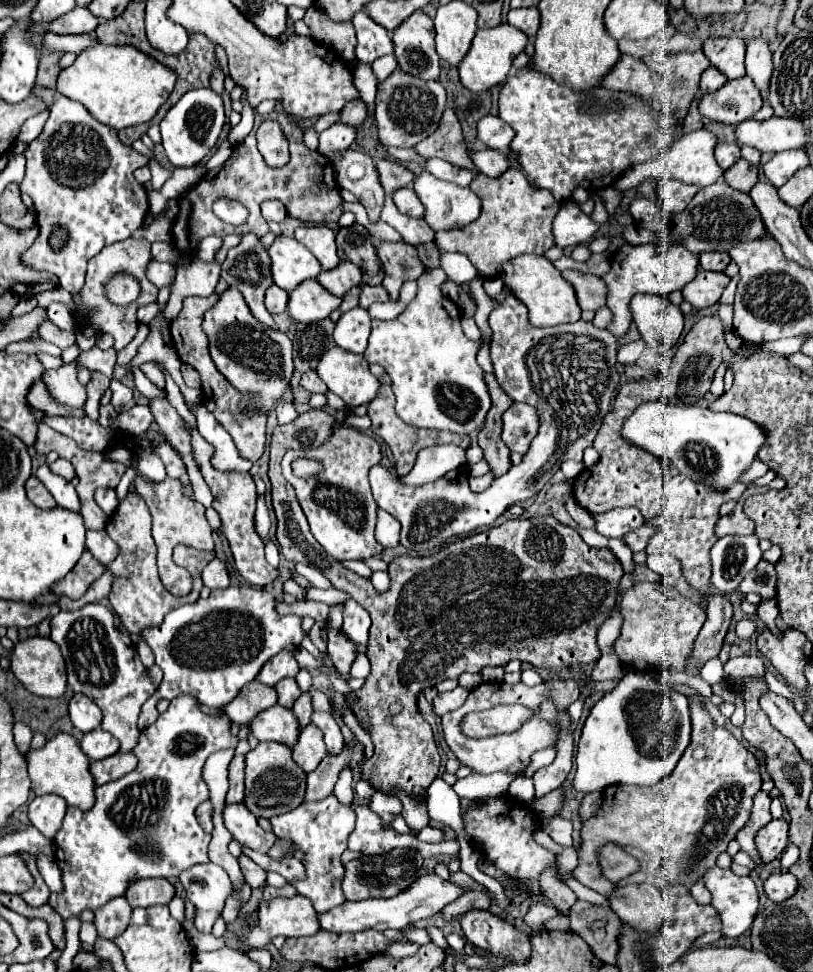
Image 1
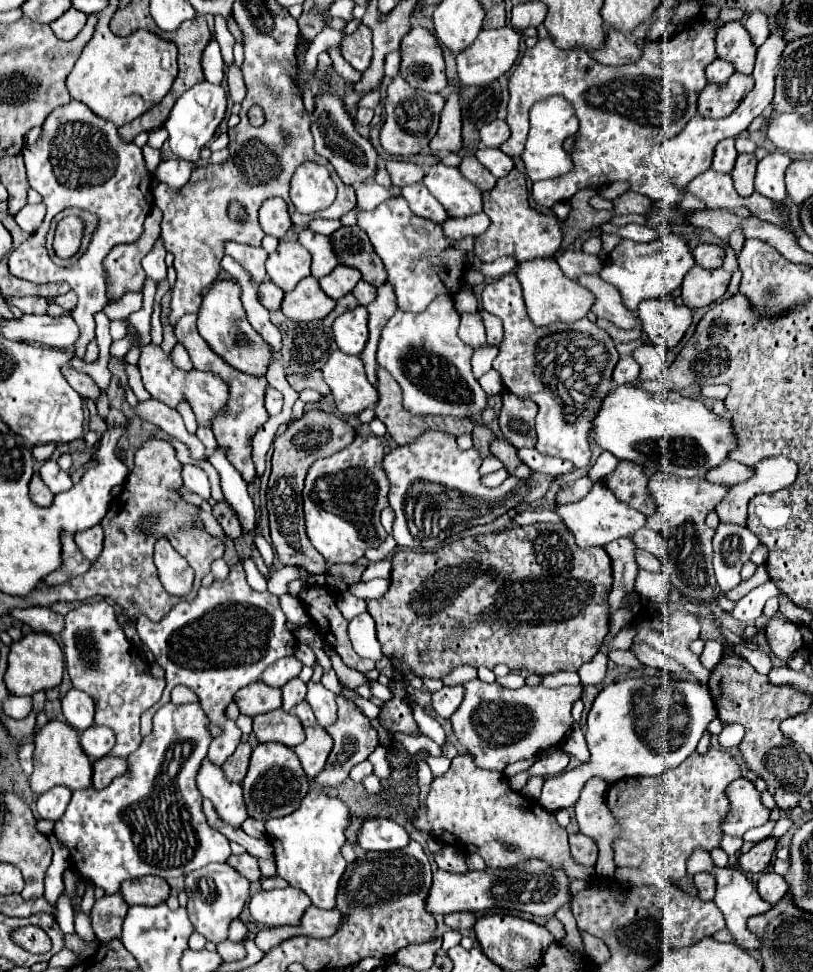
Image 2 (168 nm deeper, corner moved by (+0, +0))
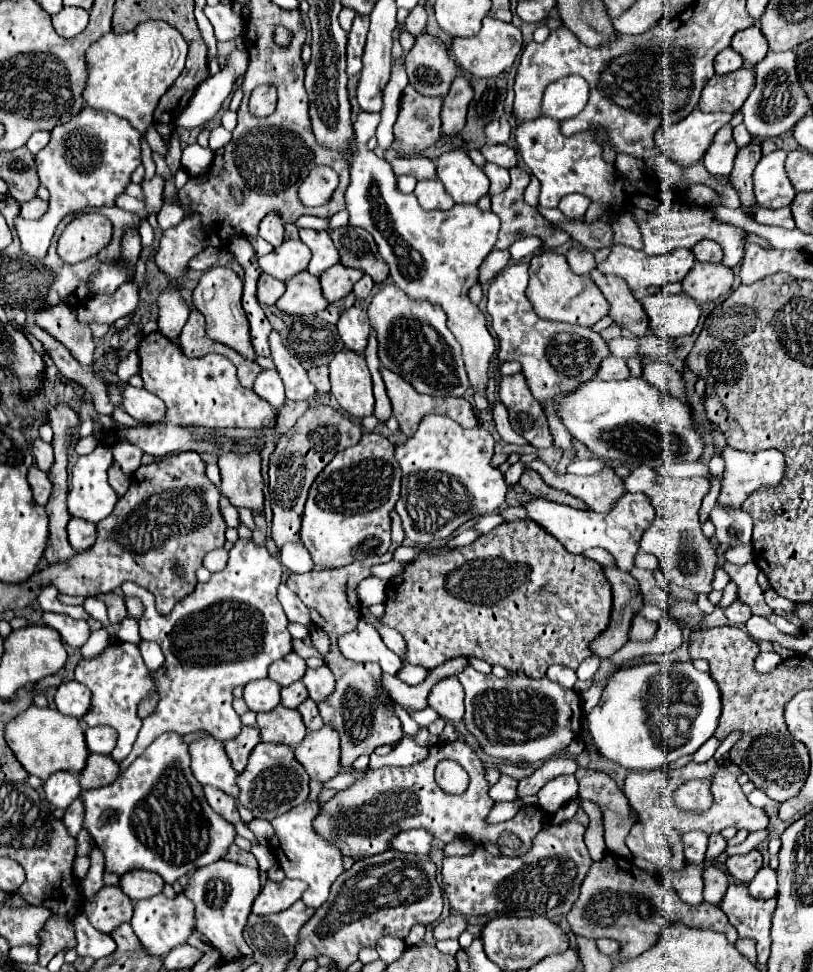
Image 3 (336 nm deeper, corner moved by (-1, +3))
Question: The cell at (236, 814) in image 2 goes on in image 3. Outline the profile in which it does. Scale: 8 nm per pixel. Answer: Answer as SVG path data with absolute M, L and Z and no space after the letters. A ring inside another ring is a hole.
M209 736L205 740L193 742L189 746L189 752L191 752L191 770L199 784L219 788L237 800L239 796L239 788L235 782L237 772L233 770L223 750L223 744Z

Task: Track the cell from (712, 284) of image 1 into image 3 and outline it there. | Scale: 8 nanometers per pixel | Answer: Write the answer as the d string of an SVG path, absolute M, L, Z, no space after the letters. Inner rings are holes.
M697 262L695 268L683 280L683 292L697 300L699 304L717 300L725 296L733 286L733 270L725 264L701 264Z

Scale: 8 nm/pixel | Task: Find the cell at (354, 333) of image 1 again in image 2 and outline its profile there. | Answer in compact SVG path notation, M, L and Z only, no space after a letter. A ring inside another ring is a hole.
M356 307L340 315L334 325L334 339L338 347L348 355L360 355L368 339L368 311L366 307Z

